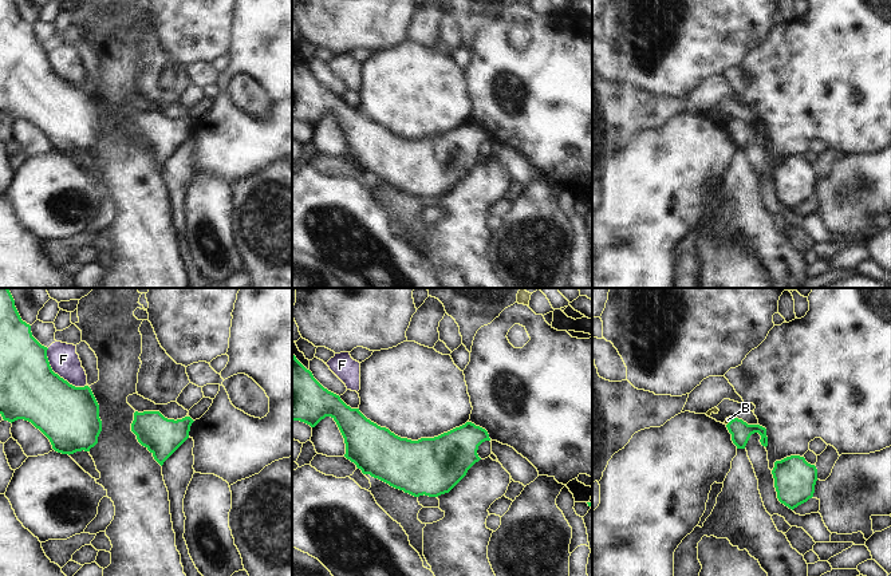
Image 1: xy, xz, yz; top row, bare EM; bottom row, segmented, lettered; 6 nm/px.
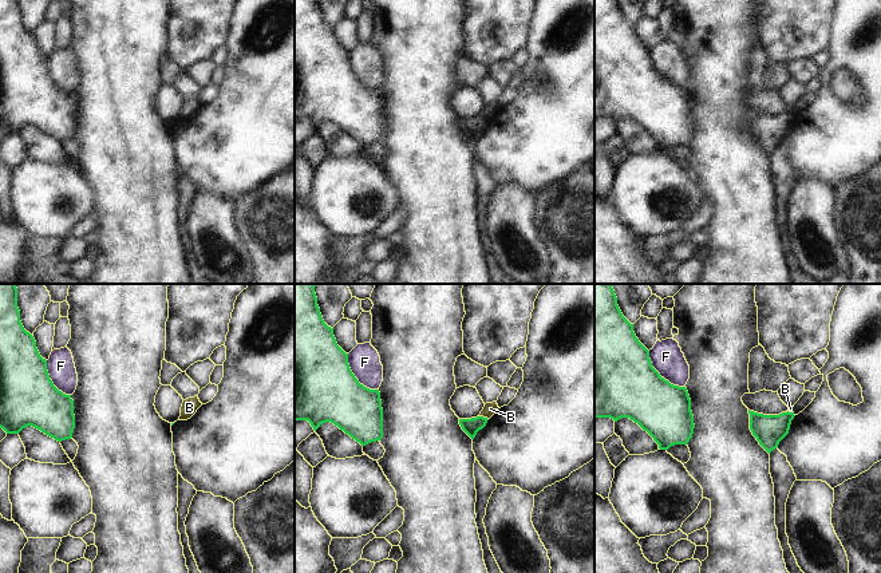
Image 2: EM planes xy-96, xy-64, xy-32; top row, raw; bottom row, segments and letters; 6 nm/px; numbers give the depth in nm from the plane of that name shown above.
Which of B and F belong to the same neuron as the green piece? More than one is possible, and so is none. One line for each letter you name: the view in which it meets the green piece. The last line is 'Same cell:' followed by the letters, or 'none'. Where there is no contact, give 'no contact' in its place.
Same cell: none

